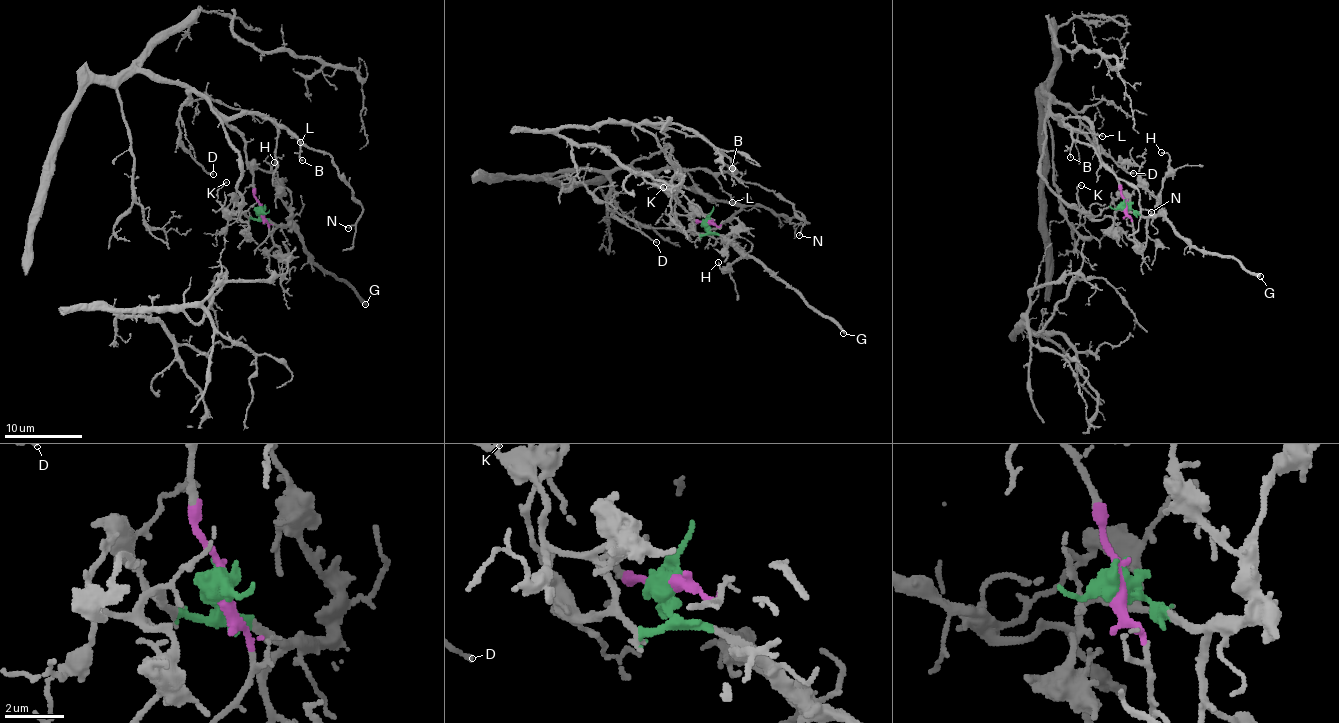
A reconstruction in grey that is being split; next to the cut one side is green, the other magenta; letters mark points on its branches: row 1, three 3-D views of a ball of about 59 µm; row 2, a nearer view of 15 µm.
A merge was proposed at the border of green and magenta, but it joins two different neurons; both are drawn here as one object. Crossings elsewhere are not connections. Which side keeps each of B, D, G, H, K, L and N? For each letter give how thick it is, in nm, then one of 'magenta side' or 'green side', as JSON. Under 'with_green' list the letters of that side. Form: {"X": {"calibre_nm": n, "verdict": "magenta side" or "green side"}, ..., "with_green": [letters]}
{"B": {"calibre_nm": 140, "verdict": "magenta side"}, "D": {"calibre_nm": 160, "verdict": "magenta side"}, "G": {"calibre_nm": 280, "verdict": "green side"}, "H": {"calibre_nm": 130, "verdict": "green side"}, "K": {"calibre_nm": 120, "verdict": "green side"}, "L": {"calibre_nm": 160, "verdict": "magenta side"}, "N": {"calibre_nm": 120, "verdict": "magenta side"}, "with_green": ["G", "H", "K"]}

